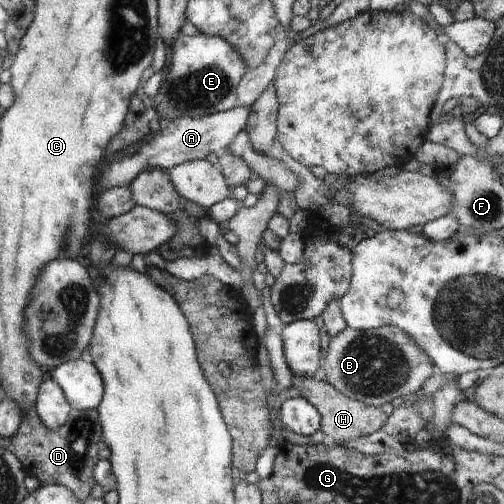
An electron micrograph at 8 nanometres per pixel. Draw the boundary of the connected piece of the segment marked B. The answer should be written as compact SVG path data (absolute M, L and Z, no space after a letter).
M394 325L363 331L347 326L329 341L322 360L326 382L344 396L373 407L392 402L394 398L420 393L423 384L436 370L431 358L413 338Z

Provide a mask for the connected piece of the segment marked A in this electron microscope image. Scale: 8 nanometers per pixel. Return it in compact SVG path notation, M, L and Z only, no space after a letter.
M236 104L232 107L232 110L225 110L220 112L215 112L214 114L209 114L200 118L196 117L190 117L188 115L184 117L180 117L177 119L159 119L160 123L160 131L154 136L150 136L148 141L144 141L141 148L135 152L132 155L122 155L119 157L119 159L116 159L104 172L101 176L101 179L99 180L99 184L103 186L104 190L111 189L112 187L128 187L129 184L144 170L144 169L160 169L160 170L170 170L173 166L185 163L186 161L195 161L195 160L202 160L205 159L208 154L212 154L214 152L215 154L219 155L224 150L228 150L230 143L234 140L234 138L237 137L237 134L245 128L246 126L246 120L248 120L250 114L250 108L242 108L242 106Z

